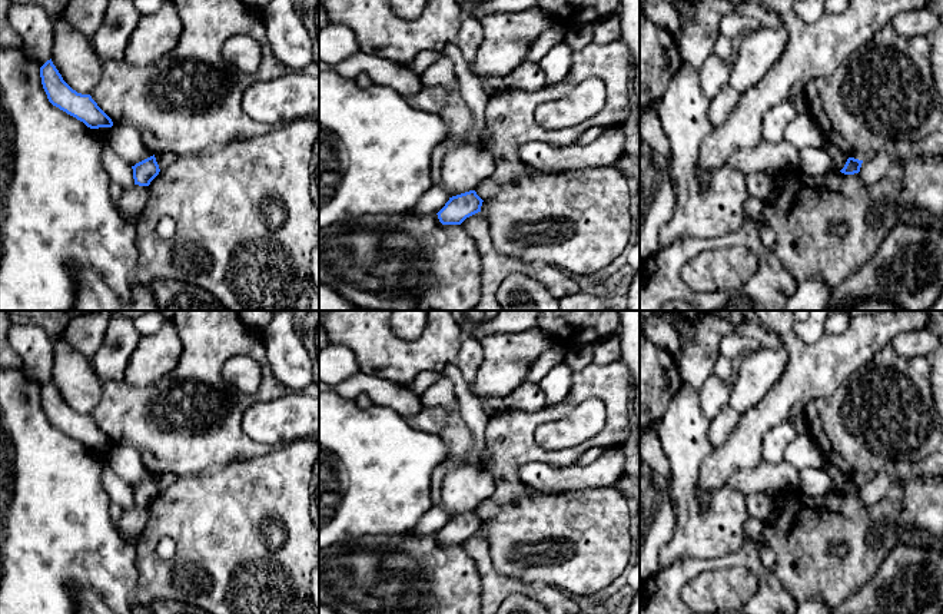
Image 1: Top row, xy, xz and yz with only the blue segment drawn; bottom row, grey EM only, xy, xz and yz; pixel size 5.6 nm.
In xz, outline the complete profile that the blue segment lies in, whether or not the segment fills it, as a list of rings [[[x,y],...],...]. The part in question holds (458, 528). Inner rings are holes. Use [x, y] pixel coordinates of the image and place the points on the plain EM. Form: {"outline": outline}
{"outline": [[[469,511],[449,518],[436,535],[442,545],[461,545],[466,538],[481,532],[482,522],[475,511]]]}

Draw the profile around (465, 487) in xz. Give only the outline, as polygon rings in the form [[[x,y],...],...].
[[[461,465],[446,472],[442,492],[442,508],[449,518],[475,511],[477,507],[492,497],[495,481],[484,468]]]

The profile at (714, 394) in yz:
[[[711,372],[700,389],[700,401],[703,404],[707,419],[718,415],[720,409],[728,404],[733,381],[730,378],[721,379]]]

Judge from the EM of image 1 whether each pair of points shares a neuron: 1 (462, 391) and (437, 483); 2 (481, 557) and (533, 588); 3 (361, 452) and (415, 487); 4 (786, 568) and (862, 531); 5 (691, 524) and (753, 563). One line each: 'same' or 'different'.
1: same
2: same
3: same
4: same
5: different

